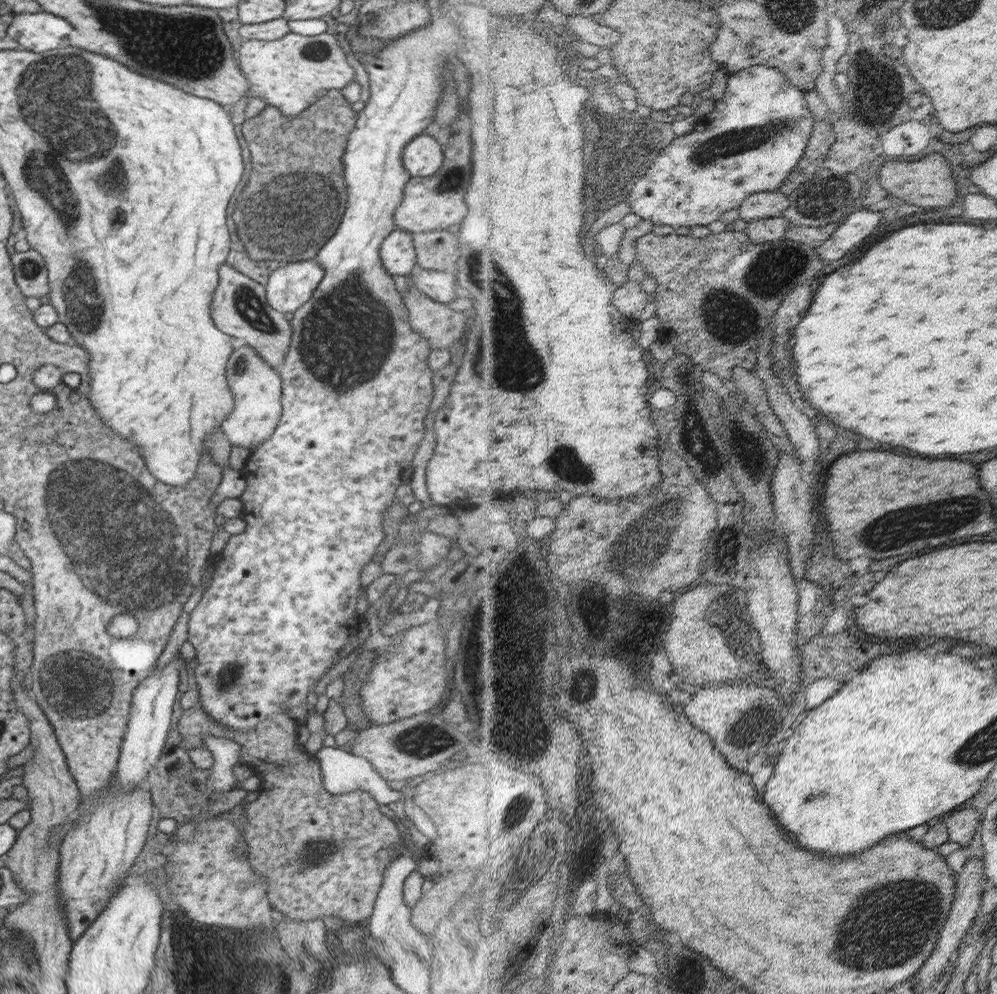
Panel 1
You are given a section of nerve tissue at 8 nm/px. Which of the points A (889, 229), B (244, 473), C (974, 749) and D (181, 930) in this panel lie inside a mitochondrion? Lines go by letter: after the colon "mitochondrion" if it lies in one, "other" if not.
A: other
B: other
C: mitochondrion
D: other

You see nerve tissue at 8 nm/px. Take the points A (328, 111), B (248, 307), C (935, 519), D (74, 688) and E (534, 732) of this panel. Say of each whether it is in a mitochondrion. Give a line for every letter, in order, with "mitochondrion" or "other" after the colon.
A: other
B: mitochondrion
C: mitochondrion
D: mitochondrion
E: other

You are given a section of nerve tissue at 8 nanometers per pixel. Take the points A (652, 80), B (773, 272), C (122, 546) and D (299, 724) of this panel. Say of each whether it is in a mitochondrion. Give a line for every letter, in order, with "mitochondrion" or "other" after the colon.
A: other
B: mitochondrion
C: mitochondrion
D: other

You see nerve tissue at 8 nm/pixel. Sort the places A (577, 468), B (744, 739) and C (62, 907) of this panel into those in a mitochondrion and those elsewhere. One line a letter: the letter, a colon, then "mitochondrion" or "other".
A: mitochondrion
B: other
C: other

